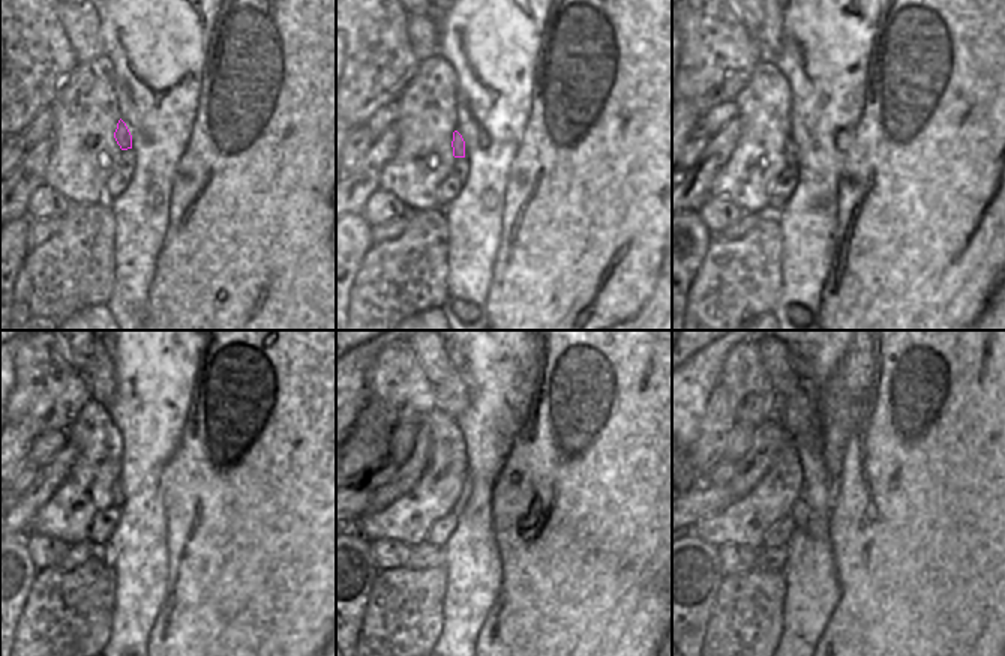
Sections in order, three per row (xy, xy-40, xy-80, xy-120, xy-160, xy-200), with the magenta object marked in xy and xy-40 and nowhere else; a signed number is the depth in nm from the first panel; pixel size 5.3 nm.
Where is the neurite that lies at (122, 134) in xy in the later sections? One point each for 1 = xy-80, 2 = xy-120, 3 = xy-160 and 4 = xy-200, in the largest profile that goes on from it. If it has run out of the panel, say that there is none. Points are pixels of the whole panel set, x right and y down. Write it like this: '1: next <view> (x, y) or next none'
1: next xy-80 (791, 152)
2: next xy-120 (117, 496)
3: next xy-160 (459, 505)
4: next xy-200 (813, 523)

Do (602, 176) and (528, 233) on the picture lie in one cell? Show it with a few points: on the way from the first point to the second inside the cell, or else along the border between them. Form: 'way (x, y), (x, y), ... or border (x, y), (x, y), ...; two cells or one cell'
way (584, 194), (546, 231); one cell

